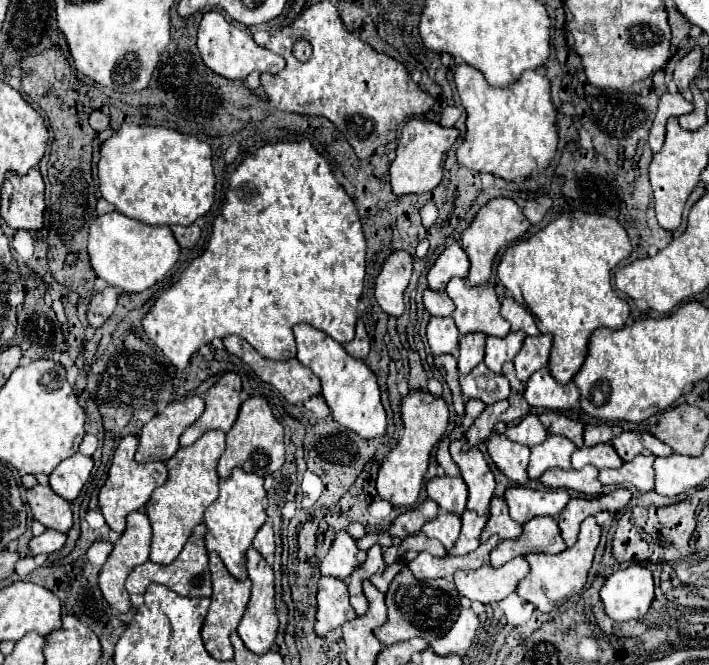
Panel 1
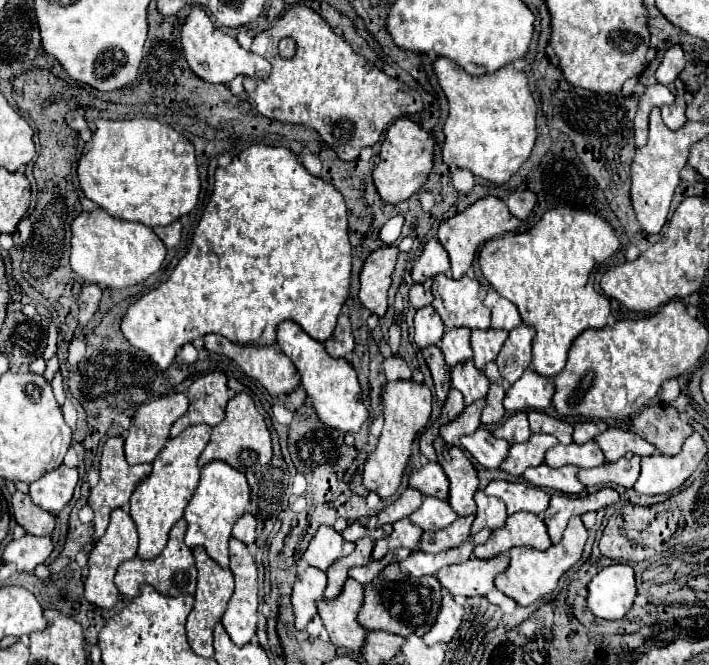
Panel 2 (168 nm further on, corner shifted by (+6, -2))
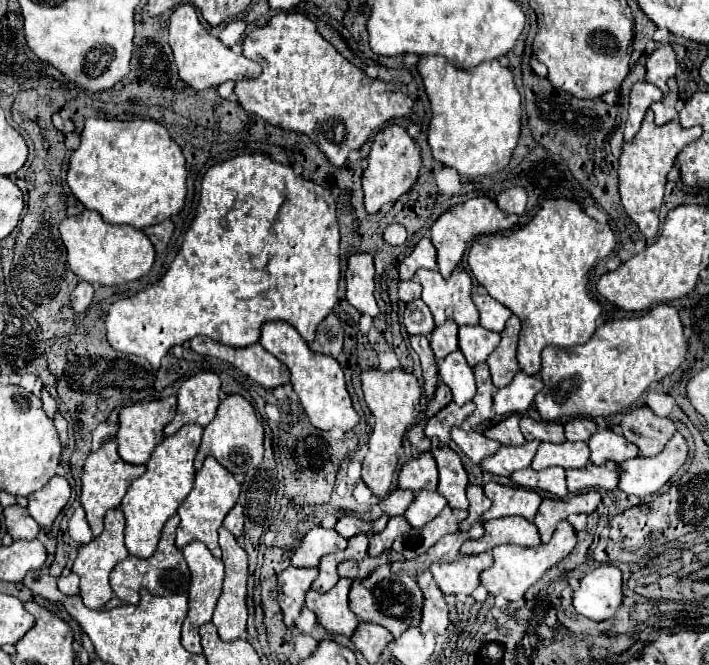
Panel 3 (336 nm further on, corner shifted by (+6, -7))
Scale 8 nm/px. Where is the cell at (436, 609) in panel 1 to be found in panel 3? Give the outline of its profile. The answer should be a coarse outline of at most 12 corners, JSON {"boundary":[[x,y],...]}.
{"boundary":[[382,564],[352,582],[350,610],[392,636],[418,626],[422,592]]}

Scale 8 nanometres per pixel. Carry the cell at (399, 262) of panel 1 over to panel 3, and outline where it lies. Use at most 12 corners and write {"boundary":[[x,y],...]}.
{"boundary":[[352,254],[346,300],[362,314],[378,316],[374,264]]}

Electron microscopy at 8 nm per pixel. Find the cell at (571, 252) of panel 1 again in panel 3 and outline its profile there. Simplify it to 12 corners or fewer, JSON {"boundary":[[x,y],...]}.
{"boundary":[[566,198],[518,232],[472,240],[468,266],[522,320],[516,356],[590,340],[586,274],[610,226]]}

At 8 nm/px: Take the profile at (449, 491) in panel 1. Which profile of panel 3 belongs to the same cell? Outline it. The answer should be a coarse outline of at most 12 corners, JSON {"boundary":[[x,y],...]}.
{"boundary":[[420,452],[398,474],[398,486],[412,492],[436,490],[432,452]]}

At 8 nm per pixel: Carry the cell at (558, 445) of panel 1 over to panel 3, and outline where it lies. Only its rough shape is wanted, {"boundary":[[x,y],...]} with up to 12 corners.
{"boundary":[[538,440],[500,446],[480,466],[496,476],[532,464]]}

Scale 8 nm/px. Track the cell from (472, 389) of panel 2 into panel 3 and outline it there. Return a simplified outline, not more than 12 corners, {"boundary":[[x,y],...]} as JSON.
{"boundary":[[462,352],[438,362],[456,404],[474,398],[474,374]]}

